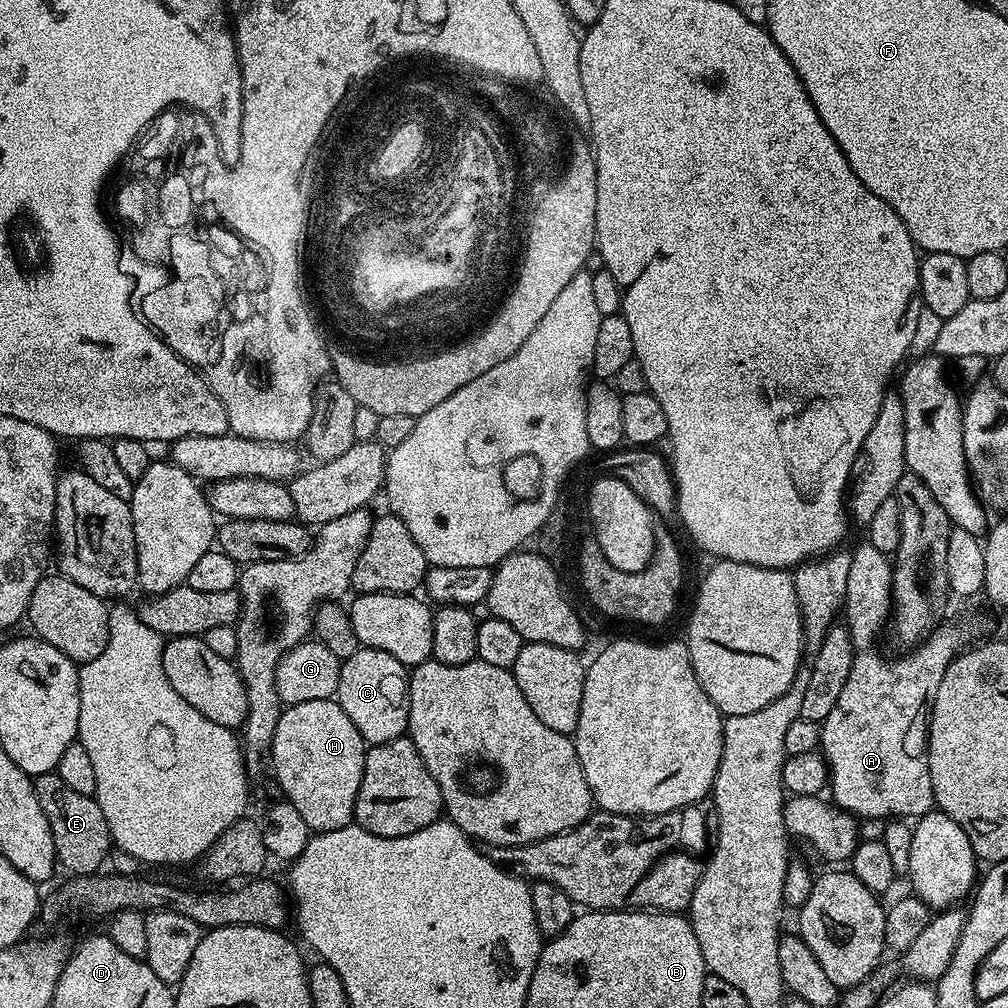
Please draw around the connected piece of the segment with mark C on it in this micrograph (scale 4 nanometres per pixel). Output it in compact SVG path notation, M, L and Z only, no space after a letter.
M361 646L342 661L334 699L369 745L398 740L407 733L409 675L409 669L398 658L373 648Z

